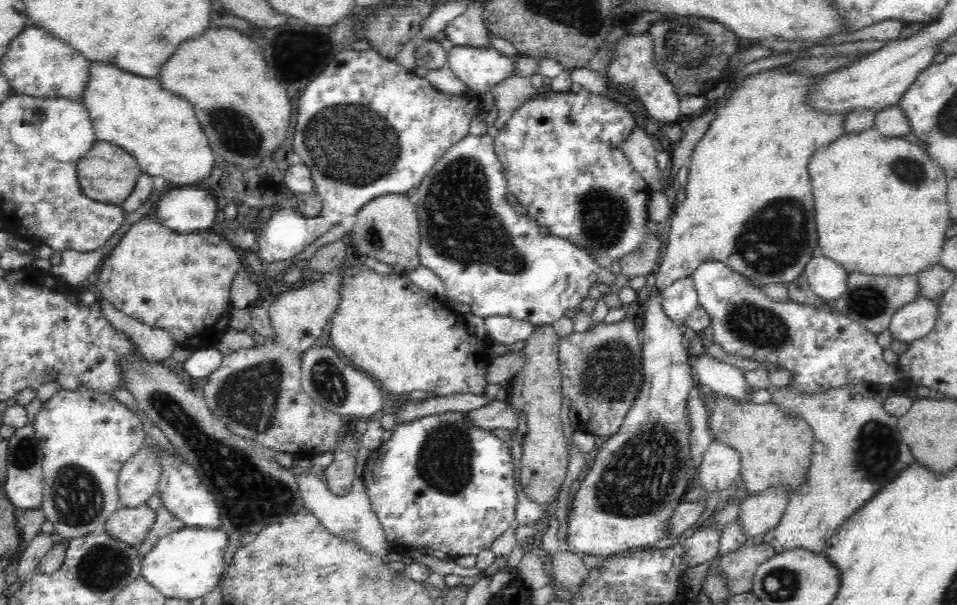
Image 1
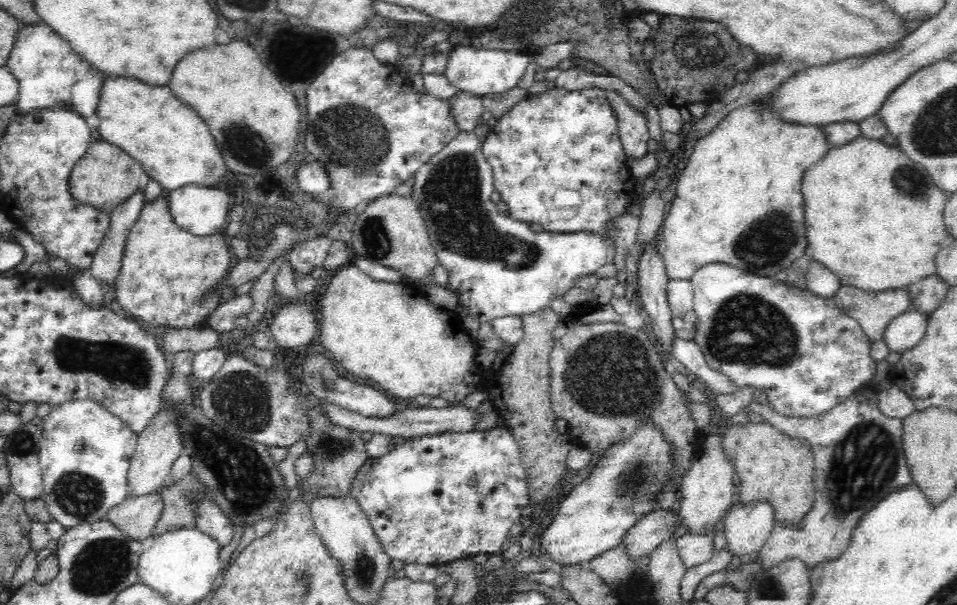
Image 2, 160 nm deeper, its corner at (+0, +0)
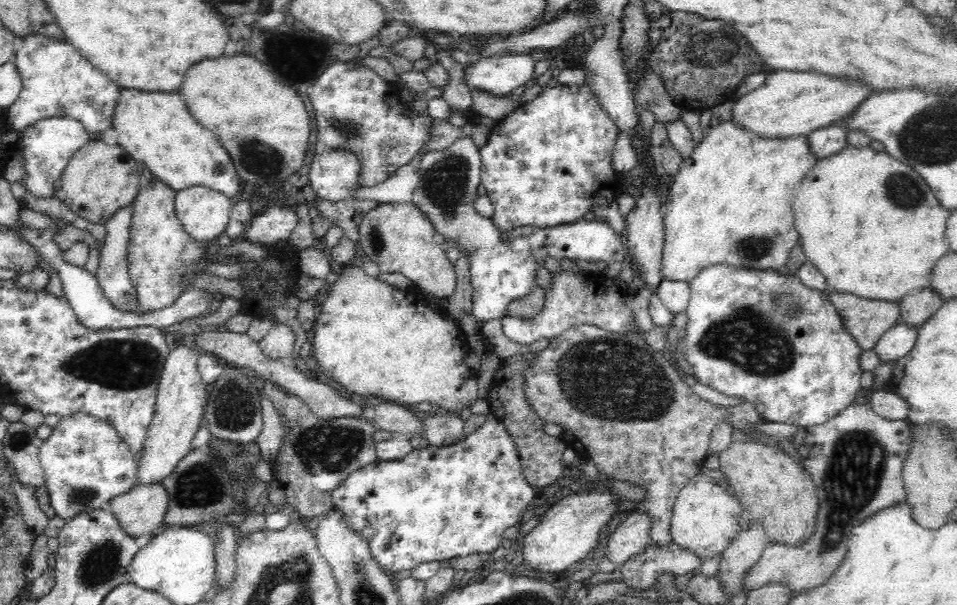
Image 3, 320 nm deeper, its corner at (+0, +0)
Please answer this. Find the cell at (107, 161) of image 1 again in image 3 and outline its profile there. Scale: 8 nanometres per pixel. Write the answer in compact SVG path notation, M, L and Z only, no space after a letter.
M100 139L89 140L73 154L58 181L54 182L54 195L80 218L104 225L120 209L132 205L141 188L140 179L138 162L120 145L109 146Z

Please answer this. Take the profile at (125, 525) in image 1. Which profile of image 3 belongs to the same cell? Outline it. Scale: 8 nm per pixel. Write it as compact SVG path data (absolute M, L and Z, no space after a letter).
M137 482L132 489L112 498L107 506L122 530L137 537L148 534L163 524L169 507L169 496L161 482L150 485Z

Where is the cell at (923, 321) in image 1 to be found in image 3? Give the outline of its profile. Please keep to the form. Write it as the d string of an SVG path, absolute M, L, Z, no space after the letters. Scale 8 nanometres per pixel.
M898 322L874 346L873 352L878 356L879 363L894 363L907 356L917 342L917 330L914 326Z

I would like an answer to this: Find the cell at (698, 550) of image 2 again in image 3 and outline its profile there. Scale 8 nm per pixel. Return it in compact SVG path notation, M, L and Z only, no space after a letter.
M650 540L645 548L619 567L624 584L632 588L648 588L657 582L658 576L672 573L674 576L692 573L699 569L700 559L688 550L681 550L674 543L659 546Z

